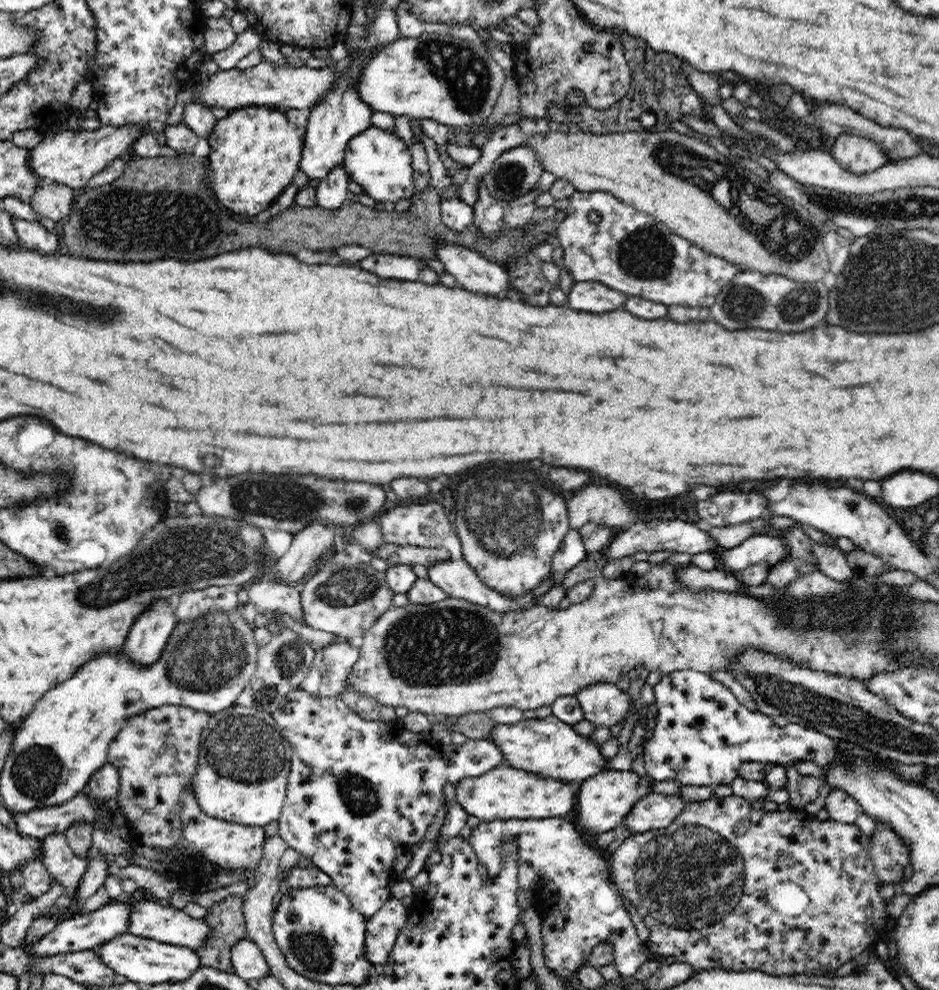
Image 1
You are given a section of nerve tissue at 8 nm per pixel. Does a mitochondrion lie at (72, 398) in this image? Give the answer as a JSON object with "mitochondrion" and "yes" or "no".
{"mitochondrion":"no"}

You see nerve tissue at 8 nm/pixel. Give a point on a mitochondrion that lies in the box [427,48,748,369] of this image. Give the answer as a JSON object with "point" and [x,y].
{"point":[645,252]}

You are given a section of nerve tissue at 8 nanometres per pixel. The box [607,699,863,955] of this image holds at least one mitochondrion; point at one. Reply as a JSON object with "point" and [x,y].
{"point":[688,877]}

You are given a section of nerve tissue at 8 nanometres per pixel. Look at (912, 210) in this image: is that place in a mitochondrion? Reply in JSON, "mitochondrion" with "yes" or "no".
{"mitochondrion":"yes"}

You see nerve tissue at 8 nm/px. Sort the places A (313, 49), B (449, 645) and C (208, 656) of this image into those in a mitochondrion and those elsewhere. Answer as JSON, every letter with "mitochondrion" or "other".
{"A":"other","B":"mitochondrion","C":"mitochondrion"}

